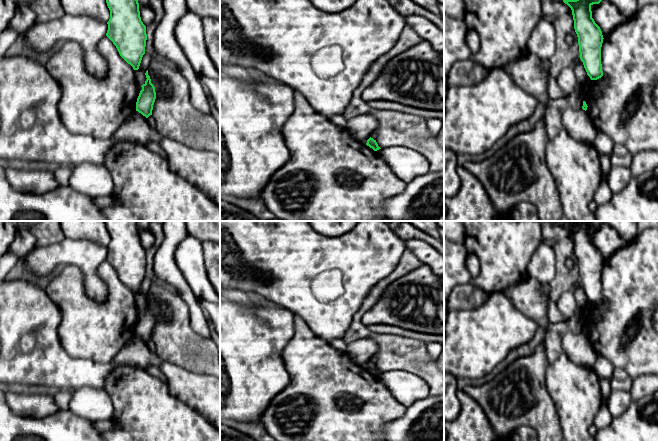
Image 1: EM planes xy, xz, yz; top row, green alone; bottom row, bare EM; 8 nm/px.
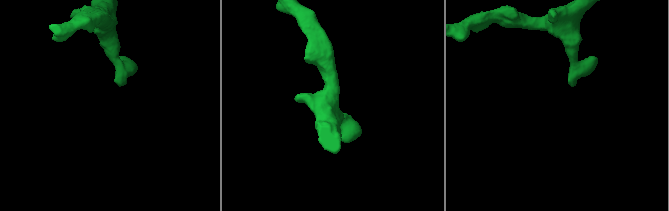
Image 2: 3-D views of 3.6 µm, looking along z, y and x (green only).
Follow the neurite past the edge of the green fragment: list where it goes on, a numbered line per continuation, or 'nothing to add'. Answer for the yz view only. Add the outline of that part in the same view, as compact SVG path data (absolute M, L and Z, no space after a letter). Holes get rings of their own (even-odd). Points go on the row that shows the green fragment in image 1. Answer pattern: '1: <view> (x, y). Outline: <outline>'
nothing to add

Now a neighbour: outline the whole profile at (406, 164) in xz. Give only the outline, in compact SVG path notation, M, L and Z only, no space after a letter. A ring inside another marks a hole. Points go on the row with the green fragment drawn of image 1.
M381 148L375 152L382 156L394 174L406 183L431 171L427 159L417 151L408 148Z

